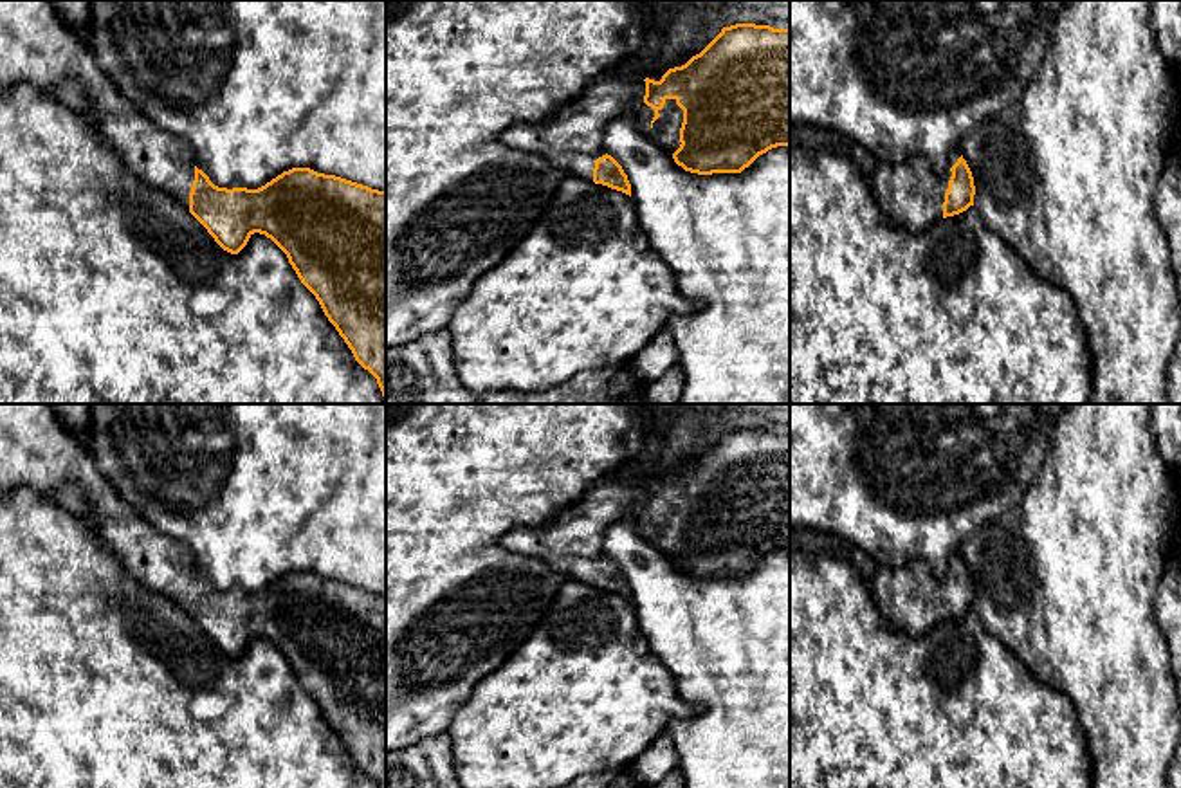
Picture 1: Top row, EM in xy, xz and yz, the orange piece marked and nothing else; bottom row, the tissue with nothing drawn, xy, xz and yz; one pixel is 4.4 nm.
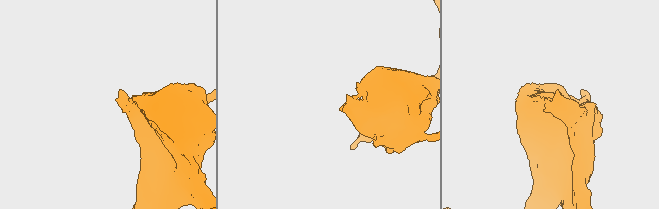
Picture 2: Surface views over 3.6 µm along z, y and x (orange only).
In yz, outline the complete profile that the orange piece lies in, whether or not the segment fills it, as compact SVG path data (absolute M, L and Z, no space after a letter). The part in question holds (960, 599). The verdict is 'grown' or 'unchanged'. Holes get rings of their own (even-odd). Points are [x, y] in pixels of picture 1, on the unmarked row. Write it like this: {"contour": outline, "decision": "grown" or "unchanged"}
{"contour": "M959 552L948 559L943 581L930 579L923 566L909 563L878 566L869 586L885 618L912 637L923 637L938 624L974 609L974 581Z", "decision": "grown"}

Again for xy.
{"contour": "M0 404L0 492L29 487L52 498L61 483L81 489L90 510L85 519L88 528L112 552L123 570L144 588L169 597L224 655L238 658L254 637L270 642L287 658L301 687L316 700L355 765L377 783L377 788L386 788L386 595L317 577L310 572L283 575L258 593L218 591L195 570L195 559L186 545L160 534L121 499L79 440L63 429L52 404Z", "decision": "grown"}

